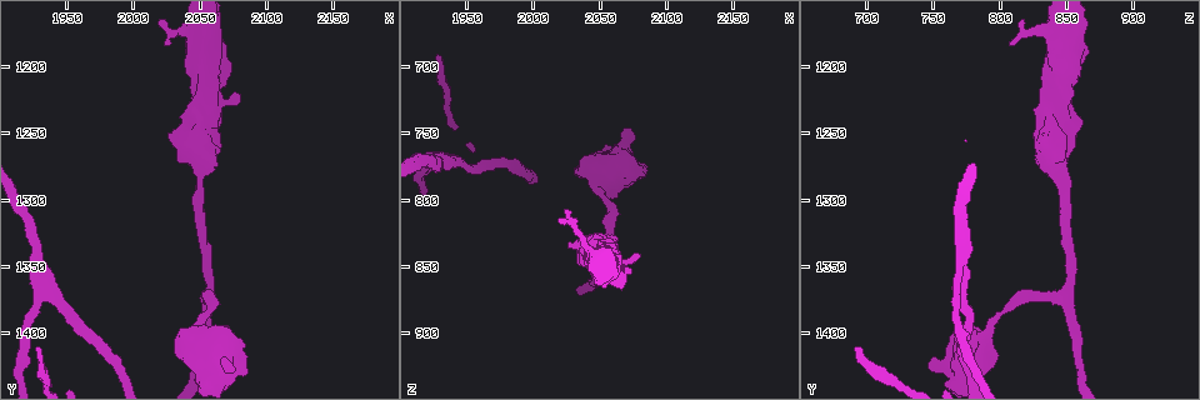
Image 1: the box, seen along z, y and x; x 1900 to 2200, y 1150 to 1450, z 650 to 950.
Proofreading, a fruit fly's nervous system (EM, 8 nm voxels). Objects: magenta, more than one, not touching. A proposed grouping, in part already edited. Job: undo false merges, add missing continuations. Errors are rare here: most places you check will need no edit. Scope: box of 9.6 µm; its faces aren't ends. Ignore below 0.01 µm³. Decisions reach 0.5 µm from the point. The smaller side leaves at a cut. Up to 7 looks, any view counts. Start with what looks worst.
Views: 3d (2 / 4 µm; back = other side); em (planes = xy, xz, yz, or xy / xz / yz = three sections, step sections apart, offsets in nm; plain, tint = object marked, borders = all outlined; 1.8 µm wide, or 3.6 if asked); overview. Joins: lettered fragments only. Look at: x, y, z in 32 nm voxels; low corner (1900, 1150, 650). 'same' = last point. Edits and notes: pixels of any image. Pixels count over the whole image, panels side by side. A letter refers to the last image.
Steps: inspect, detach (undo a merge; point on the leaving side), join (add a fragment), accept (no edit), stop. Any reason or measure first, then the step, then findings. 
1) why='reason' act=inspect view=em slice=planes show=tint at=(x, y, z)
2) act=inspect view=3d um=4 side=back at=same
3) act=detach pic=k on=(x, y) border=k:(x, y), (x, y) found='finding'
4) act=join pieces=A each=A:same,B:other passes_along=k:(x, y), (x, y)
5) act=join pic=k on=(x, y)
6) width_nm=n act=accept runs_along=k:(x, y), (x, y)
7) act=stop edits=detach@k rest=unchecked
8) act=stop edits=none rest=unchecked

why='tapers out' act=inspect view=3d um=2 at=(1928, 1410, 692)

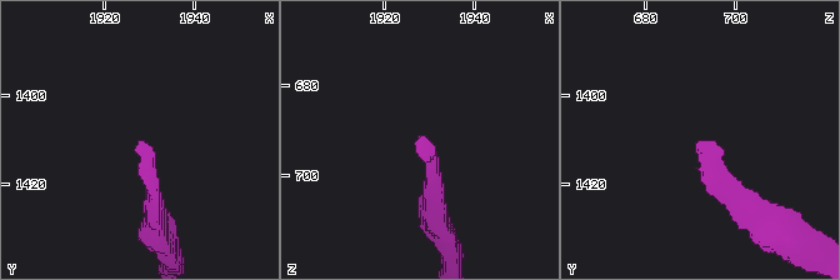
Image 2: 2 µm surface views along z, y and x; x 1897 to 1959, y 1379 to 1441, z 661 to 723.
act=inspect view=em slice=planes show=borders at=(1928, 1410, 692)

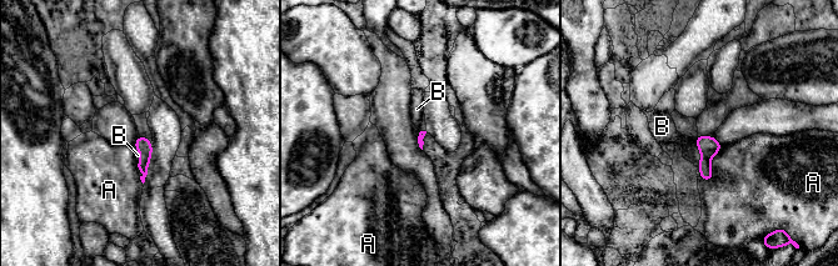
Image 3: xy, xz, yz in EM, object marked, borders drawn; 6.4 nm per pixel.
act=join pieces=B each=A:other,B:same found='the cell continues'

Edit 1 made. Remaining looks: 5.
why='see it whole again' act=inspect view=overview

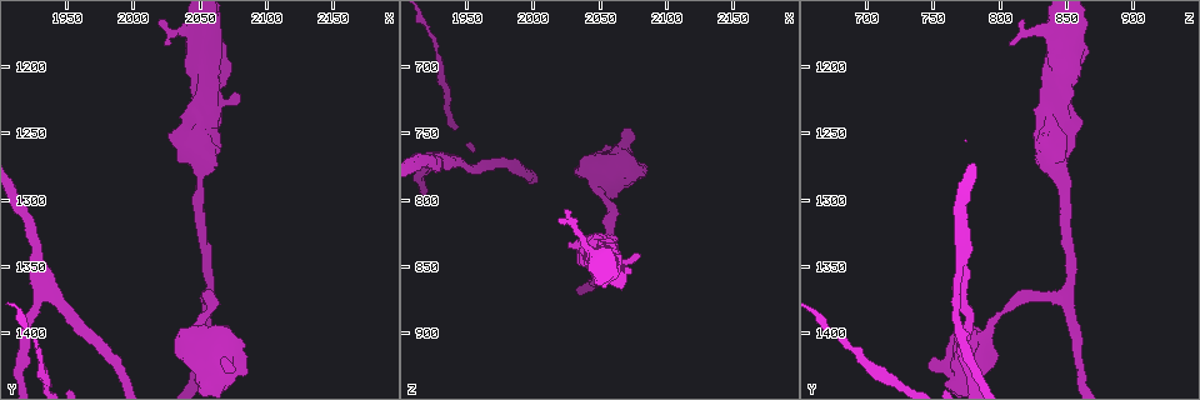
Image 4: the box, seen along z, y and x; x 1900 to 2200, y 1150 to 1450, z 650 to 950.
why='two arms in line, one across' act=inspect view=3d um=4 at=(1928, 1344, 774)

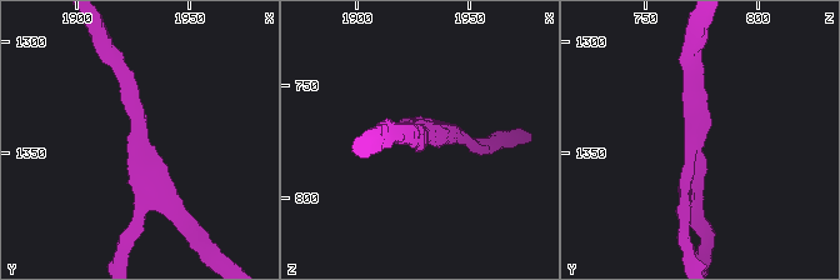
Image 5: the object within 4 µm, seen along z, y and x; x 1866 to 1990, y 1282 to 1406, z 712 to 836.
why='now the EM' act=inspect view=em slice=planes show=borders at=(1927, 1344, 772)

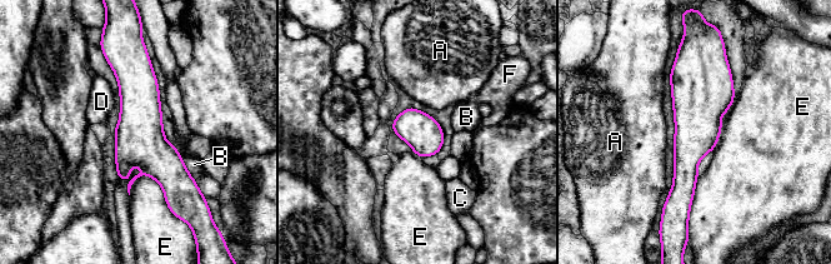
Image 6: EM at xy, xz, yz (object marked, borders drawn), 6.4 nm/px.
width_nm=240 longest_contact=E:340nm act=accept each=A:other,B:other,C:other,D:other,E:other,F:other found='all the same cell'

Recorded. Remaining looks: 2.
why='thick end' act=inspect view=3d um=4 at=(2032, 1410, 780)

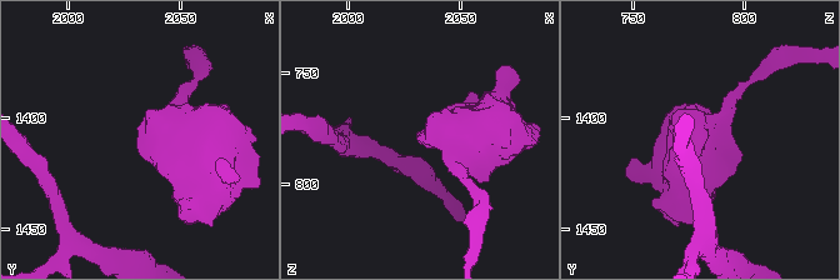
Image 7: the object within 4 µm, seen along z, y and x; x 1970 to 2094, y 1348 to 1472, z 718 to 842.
act=inspect view=em um=3.6 slice=xy step=8 show=borders at=(2031, 1411, 780)

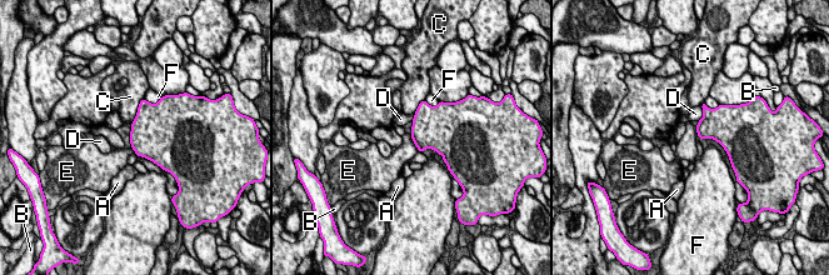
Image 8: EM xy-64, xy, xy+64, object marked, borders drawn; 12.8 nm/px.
longest_contact=C:380nm act=accept each=A:other,B:other,C:other,D:other,E:other,F:other found='no lettered fragment goes on from it'

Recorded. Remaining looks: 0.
act=stop edits=join@3 rest=unchecked

